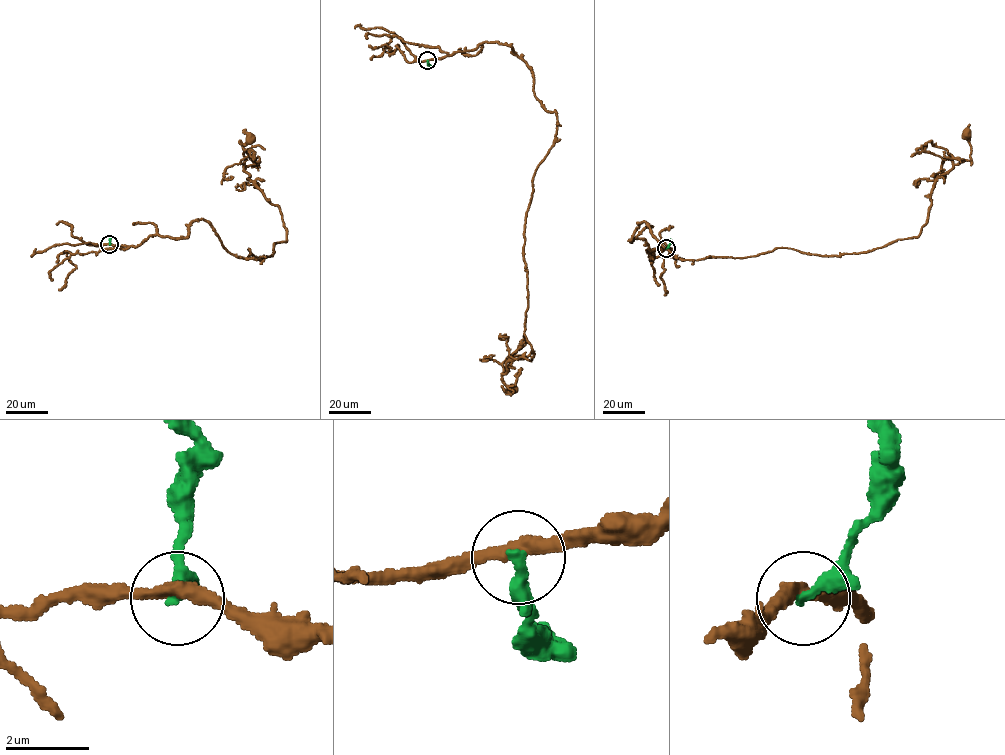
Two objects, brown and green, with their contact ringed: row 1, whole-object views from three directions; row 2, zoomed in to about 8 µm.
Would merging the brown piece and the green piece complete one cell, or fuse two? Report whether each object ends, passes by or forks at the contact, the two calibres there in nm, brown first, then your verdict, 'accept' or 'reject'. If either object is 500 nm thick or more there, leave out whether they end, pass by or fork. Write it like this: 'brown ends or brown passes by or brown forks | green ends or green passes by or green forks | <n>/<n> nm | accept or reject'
brown passes by | green ends | 320/320 nm | reject

